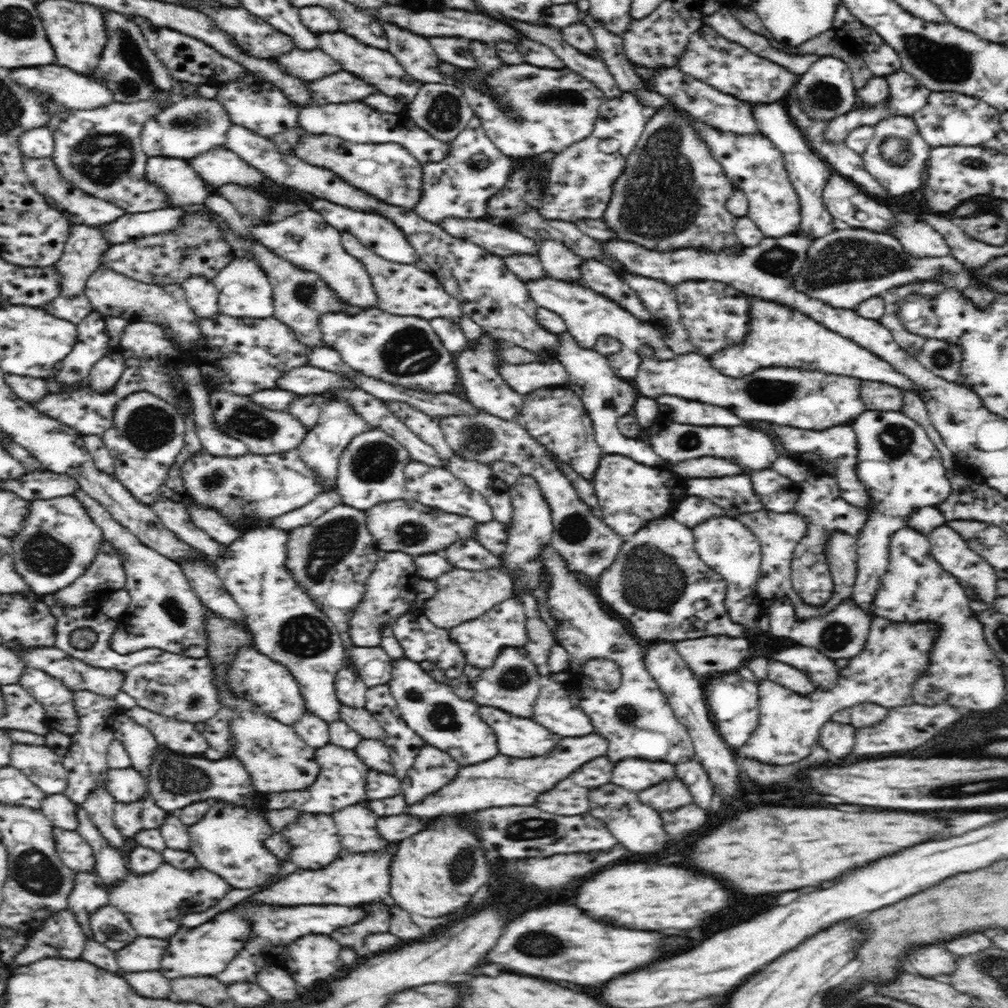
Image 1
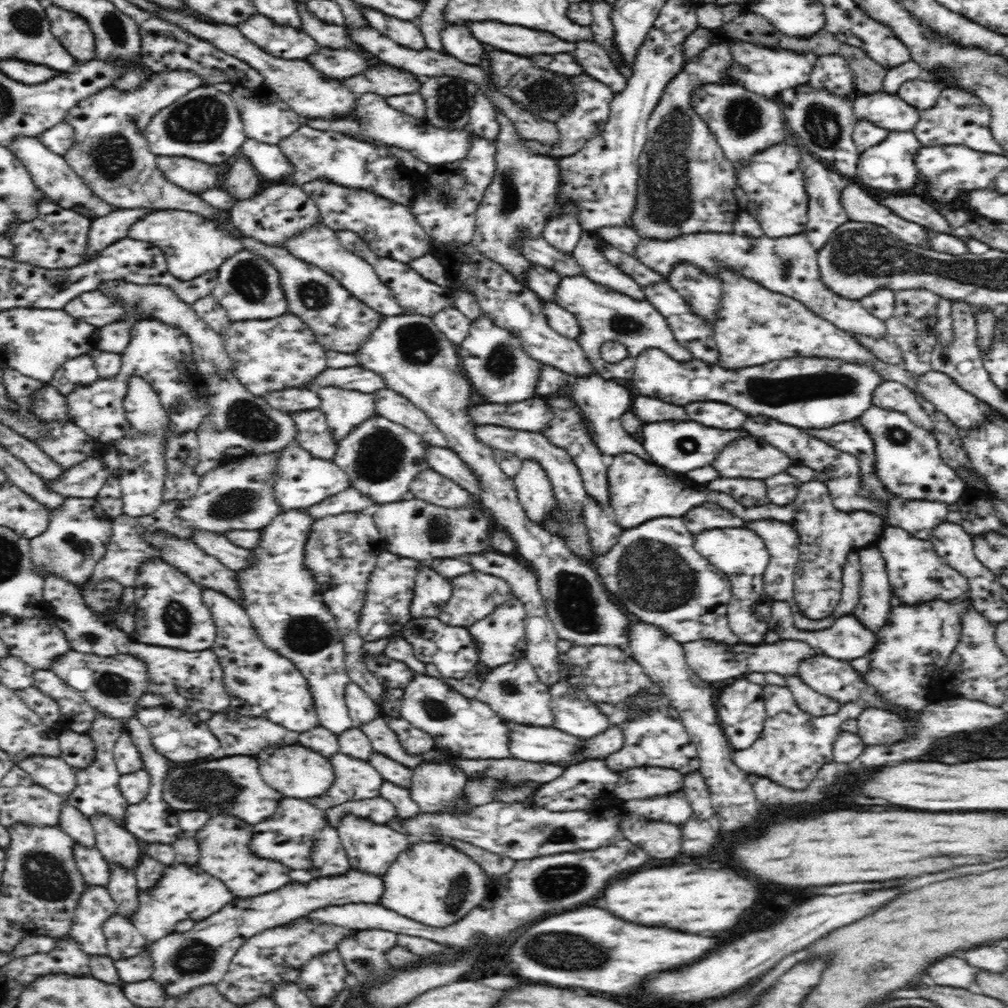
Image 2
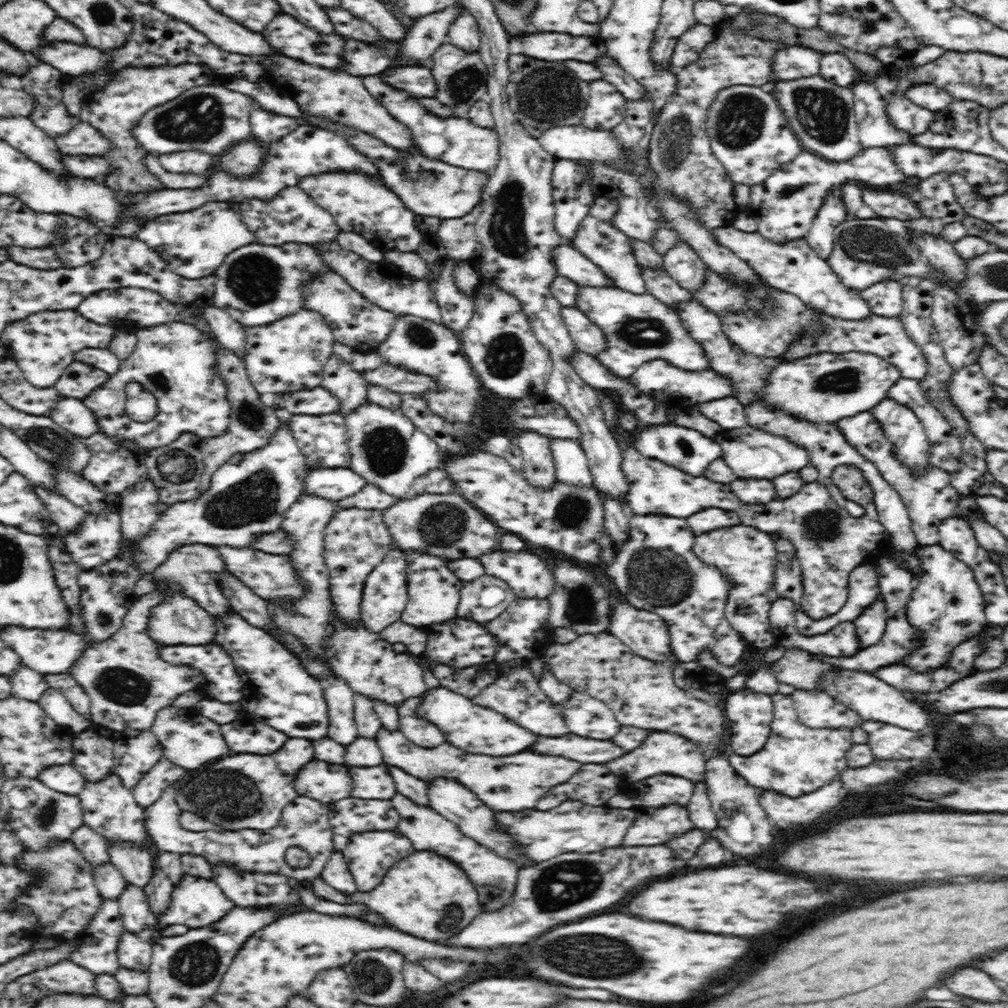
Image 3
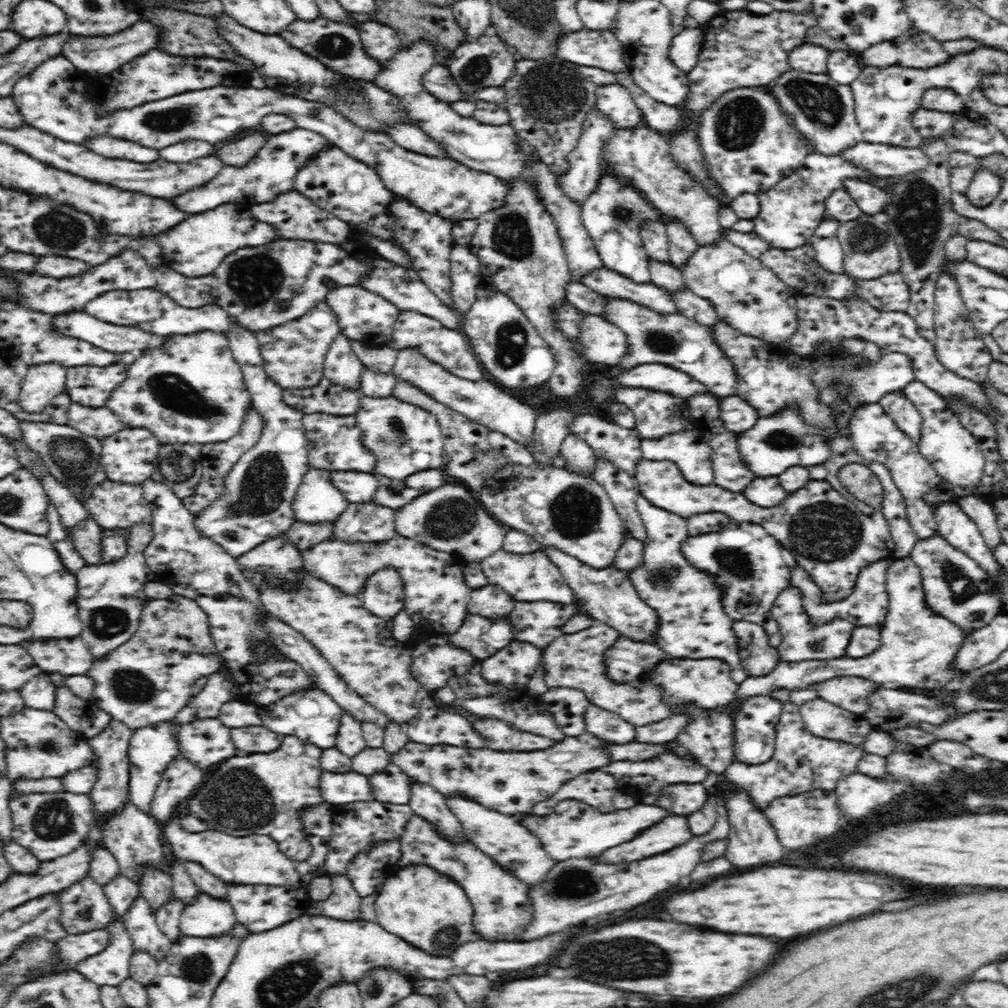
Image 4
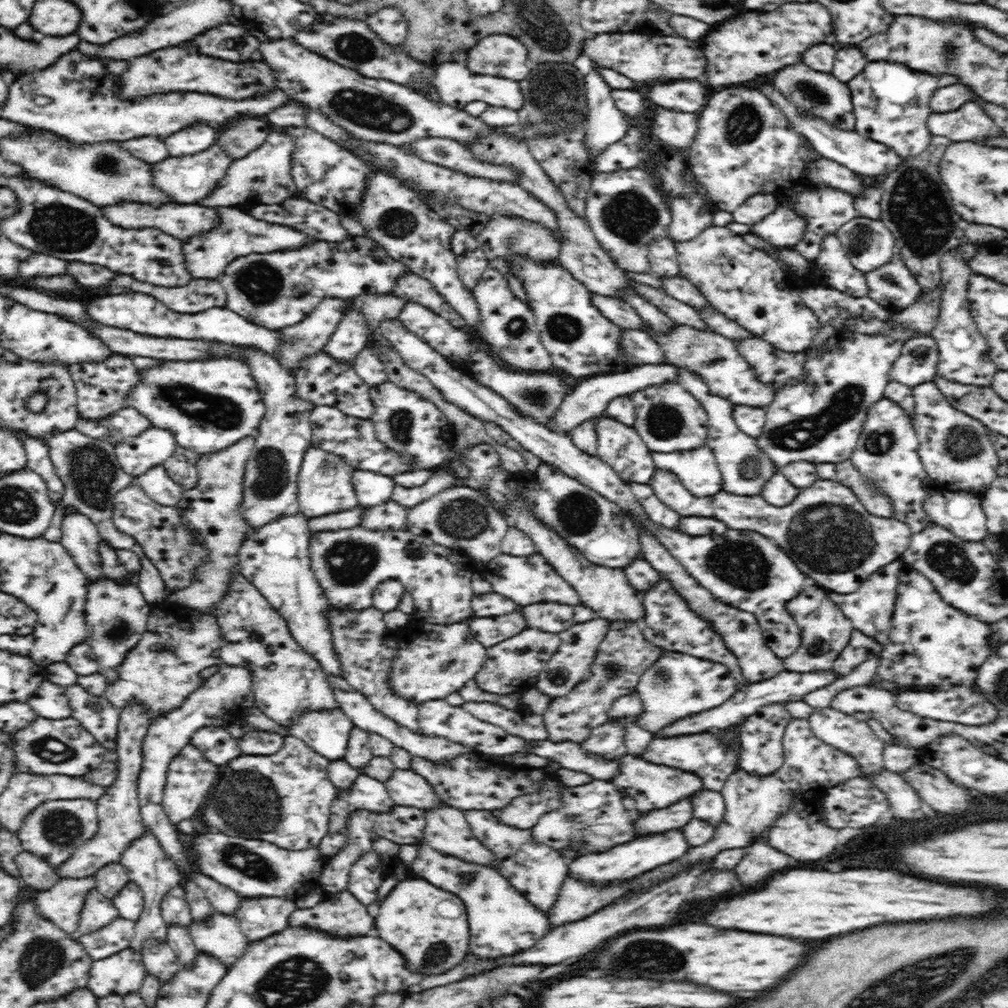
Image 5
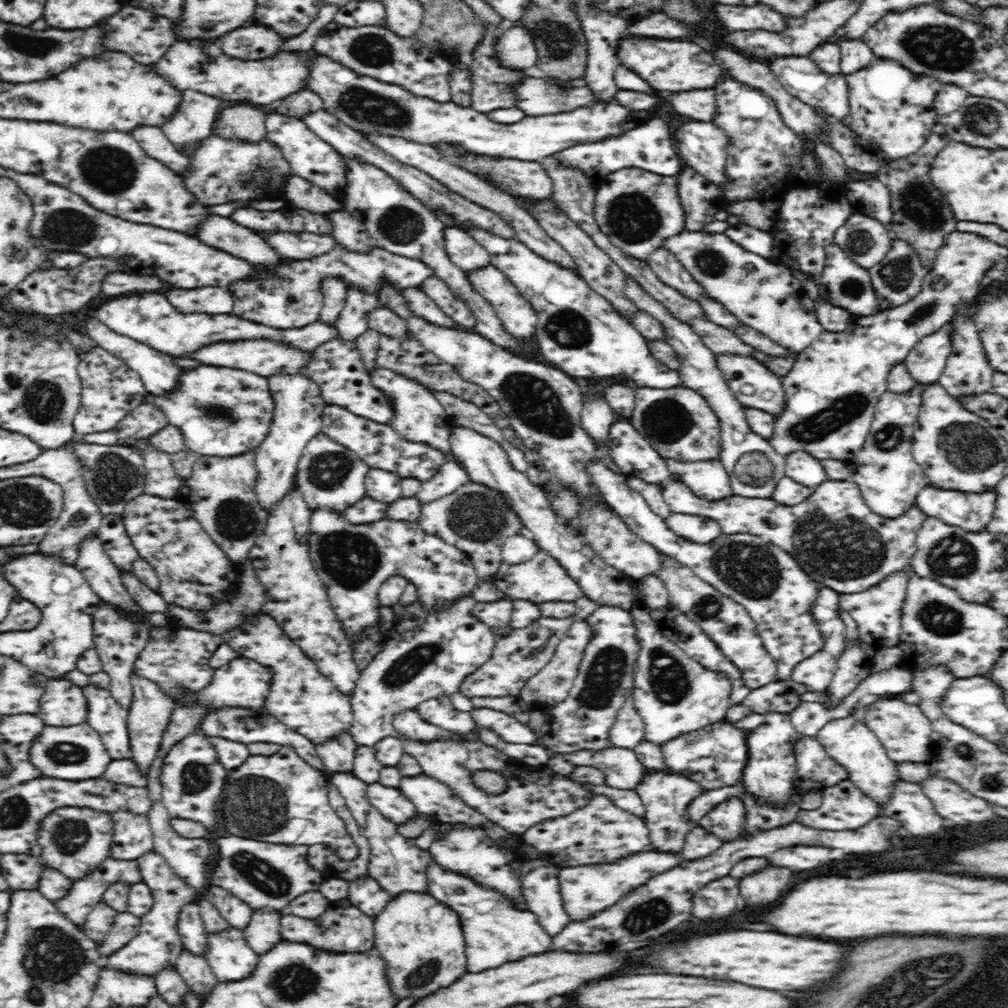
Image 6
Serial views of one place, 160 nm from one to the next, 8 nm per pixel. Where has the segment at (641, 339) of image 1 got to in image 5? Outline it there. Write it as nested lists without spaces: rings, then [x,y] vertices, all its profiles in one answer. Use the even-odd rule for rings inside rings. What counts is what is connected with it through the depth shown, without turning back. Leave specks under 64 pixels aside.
[[[644,321],[643,331],[659,344],[668,364],[677,368],[687,368],[690,372],[699,374],[699,377],[709,386],[712,394],[721,396],[734,405],[748,405],[763,409],[774,400],[776,390],[757,379],[755,368],[752,368],[746,359],[740,356],[732,339],[714,331],[698,331],[696,328],[677,323],[664,335],[664,333],[654,331]]]

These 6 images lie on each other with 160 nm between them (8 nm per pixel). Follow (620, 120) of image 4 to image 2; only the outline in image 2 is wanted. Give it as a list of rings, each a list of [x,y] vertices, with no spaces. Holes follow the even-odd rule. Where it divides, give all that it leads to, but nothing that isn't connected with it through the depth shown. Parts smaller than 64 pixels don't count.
[[[589,75],[568,77],[568,81],[574,85],[576,104],[574,104],[574,108],[570,112],[566,112],[562,118],[556,120],[556,128],[560,135],[559,141],[555,145],[546,145],[540,141],[525,139],[523,146],[525,146],[526,150],[557,159],[567,157],[578,152],[580,148],[584,148],[587,141],[598,136],[602,131],[602,127],[608,122],[610,104],[613,101],[615,92],[606,84],[595,80]]]

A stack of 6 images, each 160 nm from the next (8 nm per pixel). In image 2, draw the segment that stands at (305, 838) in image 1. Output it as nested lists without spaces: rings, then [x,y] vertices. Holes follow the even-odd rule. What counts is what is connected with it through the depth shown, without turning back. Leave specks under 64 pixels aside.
[[[330,823],[325,824],[322,832],[314,834],[314,846],[312,847],[312,866],[318,868],[308,868],[308,872],[314,878],[320,876],[336,876],[342,874],[350,868],[348,855],[338,838],[337,829],[334,830]]]

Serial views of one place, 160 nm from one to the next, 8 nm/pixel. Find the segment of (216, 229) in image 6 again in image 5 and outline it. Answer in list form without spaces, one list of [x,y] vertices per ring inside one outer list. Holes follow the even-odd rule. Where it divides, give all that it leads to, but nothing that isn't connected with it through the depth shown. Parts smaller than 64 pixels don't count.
[[[126,201],[111,204],[107,207],[99,207],[99,209],[114,226],[135,228],[136,230],[140,230],[140,228],[157,228],[170,236],[174,236],[174,238],[182,240],[206,232],[208,229],[218,226],[219,223],[218,207],[208,208],[206,206],[200,206],[198,203],[160,203],[159,205],[150,205],[150,203],[138,204],[134,201]]]

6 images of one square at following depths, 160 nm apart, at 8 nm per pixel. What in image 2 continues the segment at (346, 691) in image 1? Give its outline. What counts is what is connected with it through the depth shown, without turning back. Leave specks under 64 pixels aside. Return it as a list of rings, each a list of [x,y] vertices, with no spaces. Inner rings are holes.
[[[350,681],[345,688],[345,701],[353,726],[360,728],[362,724],[369,723],[379,716],[380,707],[364,692],[362,687]]]

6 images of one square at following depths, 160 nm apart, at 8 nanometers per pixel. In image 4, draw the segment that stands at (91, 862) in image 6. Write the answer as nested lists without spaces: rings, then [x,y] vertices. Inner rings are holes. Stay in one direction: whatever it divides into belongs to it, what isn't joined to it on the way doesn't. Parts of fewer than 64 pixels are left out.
[[[71,792],[10,795],[11,838],[27,848],[40,861],[66,856],[82,846],[93,822],[93,803],[89,795]]]

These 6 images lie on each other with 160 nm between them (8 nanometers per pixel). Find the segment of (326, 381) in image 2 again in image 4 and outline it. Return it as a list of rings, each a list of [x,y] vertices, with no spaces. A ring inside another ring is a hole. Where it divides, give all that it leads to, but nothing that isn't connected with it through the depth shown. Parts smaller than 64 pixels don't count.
[[[404,348],[404,350],[398,351],[391,373],[397,379],[409,382],[412,386],[434,398],[434,400],[463,414],[466,418],[484,425],[492,431],[505,434],[524,446],[533,437],[534,425],[539,417],[536,411],[528,405],[522,404],[519,398],[512,398],[510,394],[504,394],[494,384],[484,382],[484,379],[474,381],[454,376],[441,364],[436,364],[422,356],[415,348]]]

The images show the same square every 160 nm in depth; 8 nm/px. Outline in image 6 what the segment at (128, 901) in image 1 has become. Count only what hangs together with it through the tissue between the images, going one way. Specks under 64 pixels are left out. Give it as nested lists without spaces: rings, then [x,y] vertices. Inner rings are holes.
[[[234,927],[225,928],[217,933],[208,933],[205,957],[219,982],[249,977],[259,959],[258,954],[248,945],[243,930]]]

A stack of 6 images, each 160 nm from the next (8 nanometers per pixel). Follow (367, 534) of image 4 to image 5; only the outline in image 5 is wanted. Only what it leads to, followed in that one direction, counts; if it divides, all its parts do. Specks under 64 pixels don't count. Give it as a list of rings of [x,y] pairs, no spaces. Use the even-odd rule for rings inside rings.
[[[390,499],[388,502],[365,507],[360,526],[370,531],[403,530],[406,526],[408,508]]]

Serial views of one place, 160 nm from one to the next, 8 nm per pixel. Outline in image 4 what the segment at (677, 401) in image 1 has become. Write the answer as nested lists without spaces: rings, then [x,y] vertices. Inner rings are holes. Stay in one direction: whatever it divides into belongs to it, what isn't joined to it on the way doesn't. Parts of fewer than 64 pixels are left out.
[[[726,396],[720,400],[720,418],[732,432],[750,430],[757,423],[758,412],[738,396]]]

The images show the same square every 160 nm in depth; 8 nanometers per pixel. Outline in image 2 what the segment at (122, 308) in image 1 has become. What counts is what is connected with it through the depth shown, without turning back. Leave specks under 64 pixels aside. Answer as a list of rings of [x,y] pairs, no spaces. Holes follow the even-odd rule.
[[[109,280],[101,282],[97,288],[102,294],[111,296],[123,304],[125,312],[138,320],[150,318],[160,320],[178,328],[189,340],[192,356],[198,372],[207,383],[207,403],[209,415],[198,425],[195,432],[199,442],[200,462],[195,467],[196,474],[202,476],[224,461],[227,448],[238,446],[253,454],[270,454],[283,450],[295,443],[296,425],[289,413],[272,408],[264,397],[254,396],[238,382],[233,375],[229,354],[224,348],[221,334],[209,328],[196,311],[170,289],[162,284],[132,284],[126,281]]]

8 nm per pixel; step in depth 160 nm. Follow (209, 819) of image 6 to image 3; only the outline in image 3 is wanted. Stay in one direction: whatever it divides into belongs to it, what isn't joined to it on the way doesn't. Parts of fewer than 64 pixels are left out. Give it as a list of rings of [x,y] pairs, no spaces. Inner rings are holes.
[[[160,759],[144,776],[131,788],[132,794],[142,808],[148,808],[159,800],[162,791],[172,785],[178,787],[187,774],[187,769],[178,766],[169,759]]]

